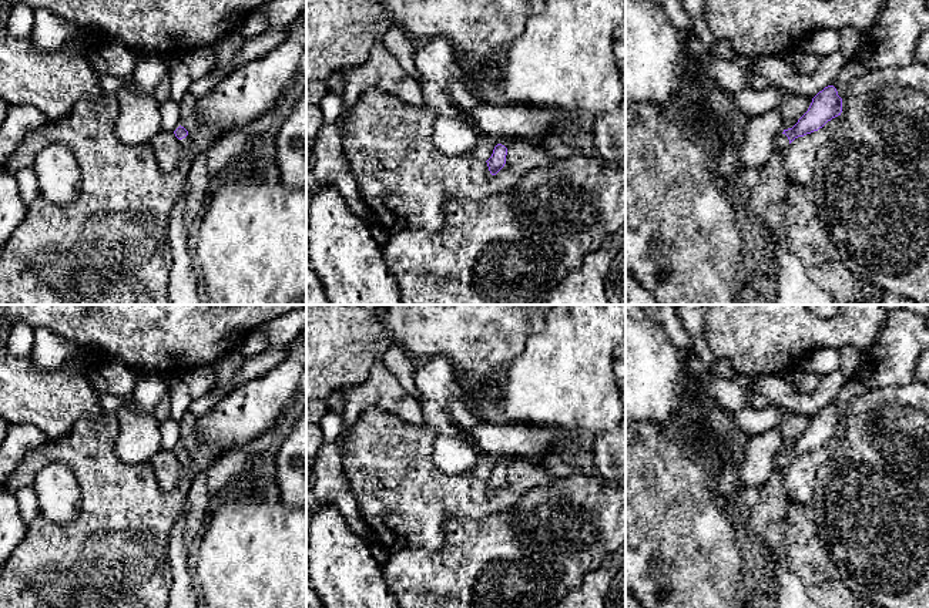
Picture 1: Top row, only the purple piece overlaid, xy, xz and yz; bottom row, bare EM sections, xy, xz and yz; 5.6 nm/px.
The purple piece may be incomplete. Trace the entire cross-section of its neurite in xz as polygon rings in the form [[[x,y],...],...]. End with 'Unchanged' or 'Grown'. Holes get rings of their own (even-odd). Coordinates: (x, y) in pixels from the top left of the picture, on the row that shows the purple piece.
[[[506,137],[499,140],[499,144],[494,147],[492,157],[486,161],[492,175],[496,175],[506,164],[507,148],[517,142],[514,137]]]. Grown

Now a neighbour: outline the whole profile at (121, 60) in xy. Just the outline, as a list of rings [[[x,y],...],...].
[[[108,40],[98,44],[100,56],[107,64],[108,74],[128,78],[133,75],[138,56],[121,41]]]

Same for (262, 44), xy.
[[[269,28],[254,38],[245,38],[244,46],[232,60],[234,70],[251,61],[265,57],[274,48],[282,44],[286,40],[286,37],[288,37],[288,28],[285,30]]]

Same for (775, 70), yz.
[[[841,50],[824,56],[821,57],[816,70],[811,74],[796,74],[781,57],[774,56],[738,56],[735,61],[742,68],[764,75],[769,85],[781,88],[785,95],[815,97],[825,87],[835,83],[846,58]]]

